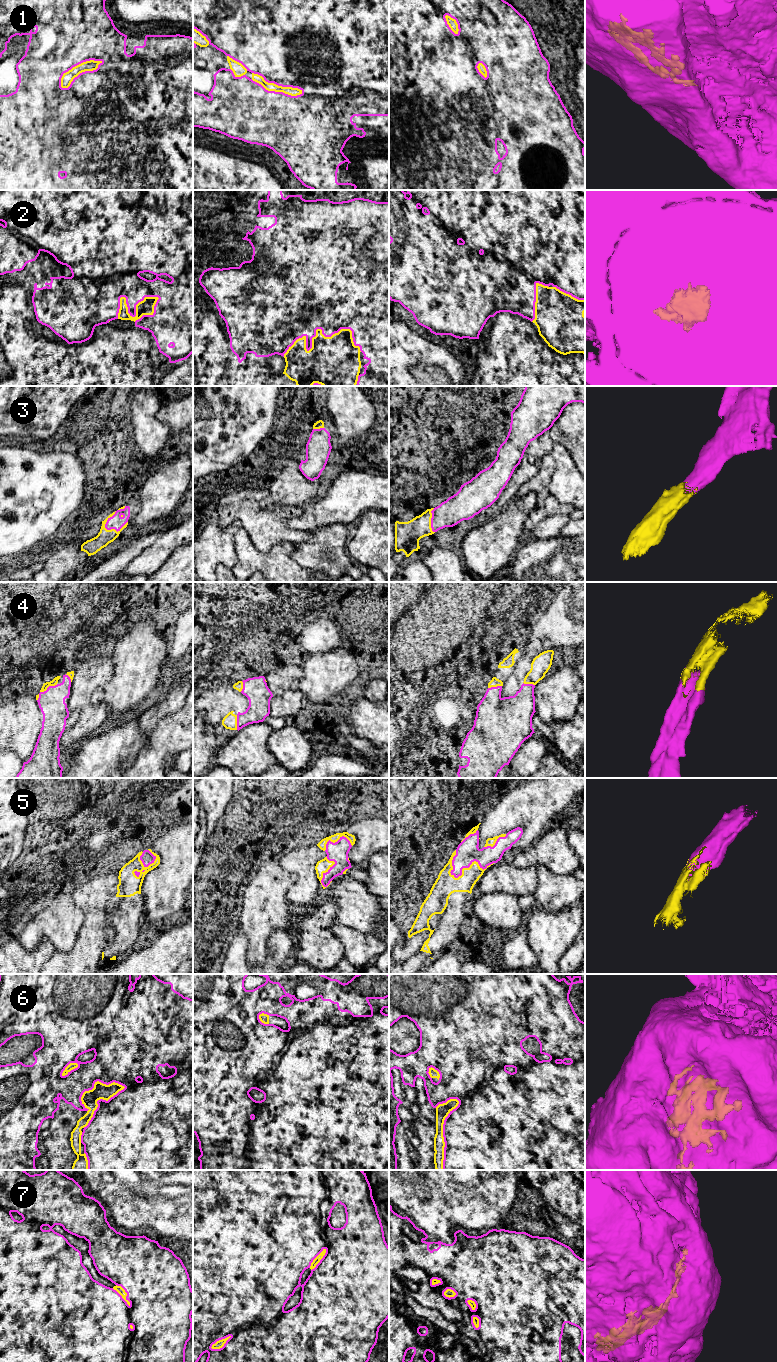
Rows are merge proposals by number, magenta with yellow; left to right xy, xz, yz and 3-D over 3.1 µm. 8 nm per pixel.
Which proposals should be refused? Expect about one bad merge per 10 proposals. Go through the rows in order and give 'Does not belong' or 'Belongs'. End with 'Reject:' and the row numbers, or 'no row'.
1: Belongs
2: Belongs
3: Belongs
4: Belongs
5: Belongs
6: Belongs
7: Belongs
Reject: no row

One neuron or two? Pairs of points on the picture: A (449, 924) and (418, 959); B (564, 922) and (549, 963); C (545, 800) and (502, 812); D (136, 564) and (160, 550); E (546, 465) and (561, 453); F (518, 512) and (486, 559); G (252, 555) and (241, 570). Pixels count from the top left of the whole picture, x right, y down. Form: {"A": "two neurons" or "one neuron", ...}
{"A": "one neuron", "B": "one neuron", "C": "one neuron", "D": "one neuron", "E": "two neurons", "F": "one neuron", "G": "one neuron"}

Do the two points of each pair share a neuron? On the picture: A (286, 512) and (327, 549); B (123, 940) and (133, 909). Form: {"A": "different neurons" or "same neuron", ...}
{"A": "different neurons", "B": "same neuron"}

